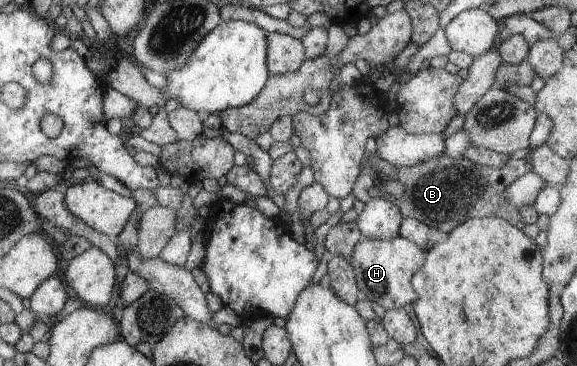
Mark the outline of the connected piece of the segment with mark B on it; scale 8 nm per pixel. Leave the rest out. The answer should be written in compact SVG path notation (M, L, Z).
M444 154L428 158L417 166L394 167L376 155L368 158L367 165L356 182L355 197L366 205L368 200L380 196L380 178L389 178L404 186L404 194L400 200L396 200L400 202L399 210L404 210L404 216L418 220L430 229L450 233L456 226L475 217L497 217L516 225L521 220L519 209L504 198L504 192L512 182L532 172L531 160L514 158L513 155L509 156L506 166L501 168L486 167L475 164L470 159L451 158Z

